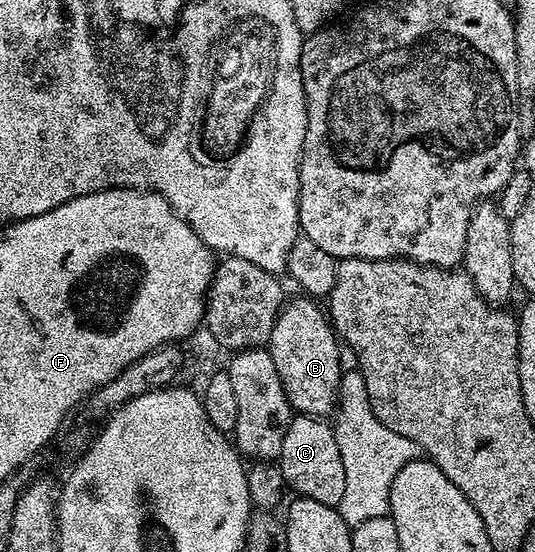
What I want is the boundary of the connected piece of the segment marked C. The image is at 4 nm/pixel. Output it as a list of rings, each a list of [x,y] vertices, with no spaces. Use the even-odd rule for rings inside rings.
[[[293,414],[290,421],[290,429],[286,429],[286,437],[282,440],[282,453],[278,460],[278,466],[285,484],[296,490],[297,496],[305,495],[314,501],[322,501],[322,505],[330,505],[339,508],[342,497],[346,493],[346,469],[342,469],[342,453],[338,449],[335,430],[328,427],[323,418],[314,415]]]

